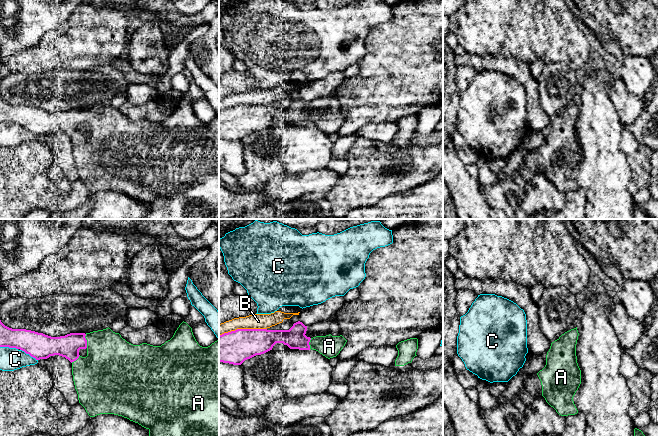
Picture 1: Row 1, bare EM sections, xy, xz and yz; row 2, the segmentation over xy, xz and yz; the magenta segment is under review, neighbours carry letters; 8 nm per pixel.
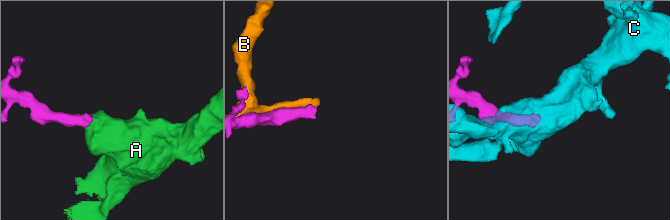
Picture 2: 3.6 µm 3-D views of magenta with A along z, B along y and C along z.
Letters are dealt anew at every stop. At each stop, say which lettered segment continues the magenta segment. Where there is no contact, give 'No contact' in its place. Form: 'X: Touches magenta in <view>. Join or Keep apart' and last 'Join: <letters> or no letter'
A: Touches magenta in xy. Join
B: Touches magenta in xz. Keep apart
C: Touches magenta in xy. Keep apart
Join: A

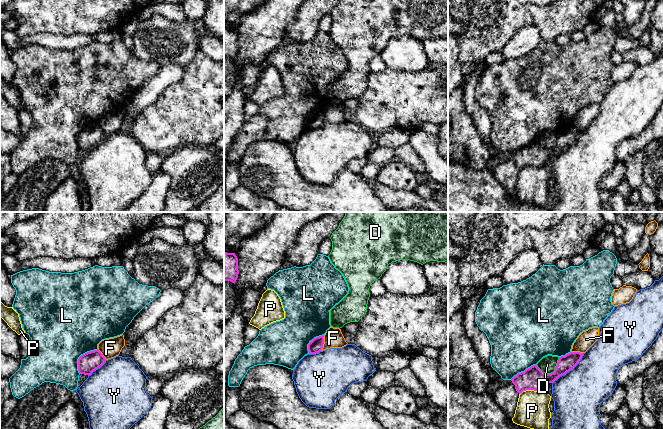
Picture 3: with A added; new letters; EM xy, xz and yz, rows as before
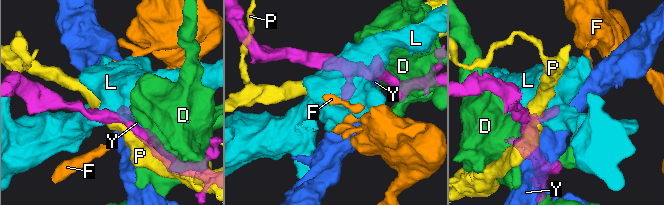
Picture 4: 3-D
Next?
D: Touches magenta in yz. Keep apart
F: Touches magenta in xz. Keep apart
L: Touches magenta in xy. Keep apart
P: Touches magenta in yz. Keep apart
Y: Touches magenta in yz. Keep apart
Join: no letter

